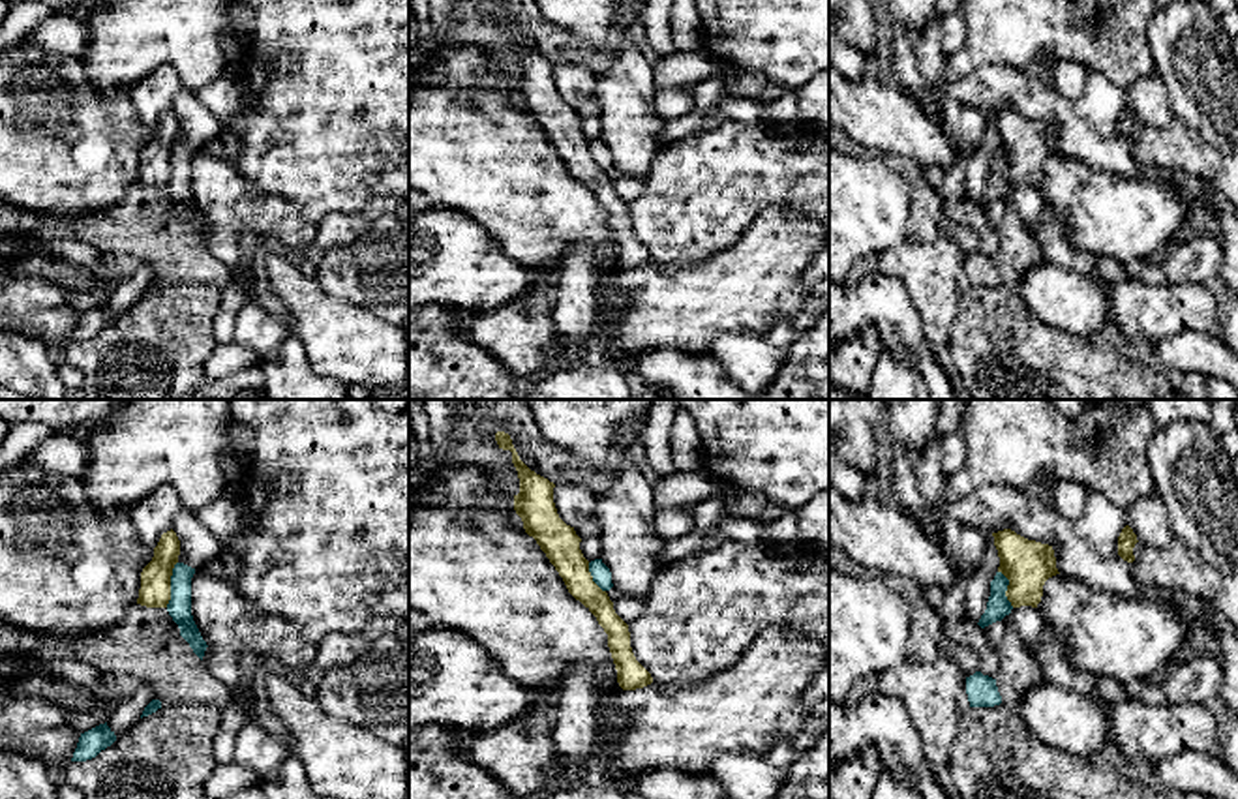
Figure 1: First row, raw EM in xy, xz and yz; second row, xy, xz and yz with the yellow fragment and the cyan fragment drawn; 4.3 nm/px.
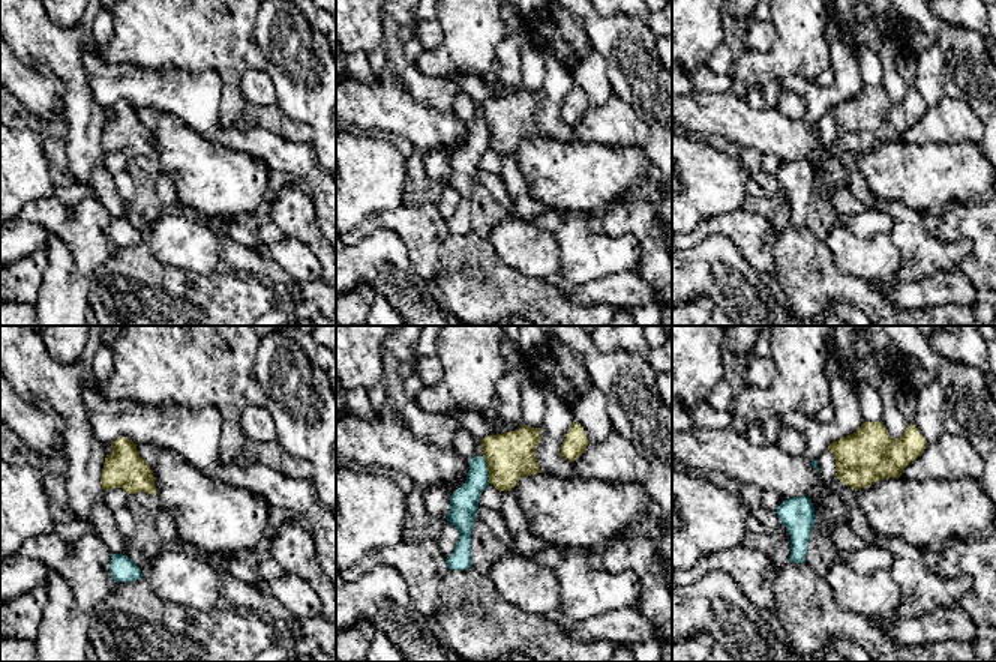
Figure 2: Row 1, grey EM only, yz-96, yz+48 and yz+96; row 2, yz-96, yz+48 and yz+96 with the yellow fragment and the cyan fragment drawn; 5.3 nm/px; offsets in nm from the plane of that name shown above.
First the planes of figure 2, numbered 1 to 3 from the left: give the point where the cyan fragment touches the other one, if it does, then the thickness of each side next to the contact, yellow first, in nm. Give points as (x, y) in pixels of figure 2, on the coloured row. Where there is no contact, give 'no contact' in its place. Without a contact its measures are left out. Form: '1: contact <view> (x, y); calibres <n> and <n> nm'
1: no contact
2: contact yz+48 (488, 469); calibres 260 and 160 nm
3: no contact

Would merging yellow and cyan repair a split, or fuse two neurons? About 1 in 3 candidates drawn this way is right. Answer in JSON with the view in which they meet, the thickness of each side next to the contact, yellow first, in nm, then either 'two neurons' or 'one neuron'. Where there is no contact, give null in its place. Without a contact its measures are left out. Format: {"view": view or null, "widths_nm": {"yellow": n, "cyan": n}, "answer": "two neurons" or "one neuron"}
{"view": "xy", "widths_nm": {"yellow": 130, "cyan": 100}, "answer": "two neurons"}

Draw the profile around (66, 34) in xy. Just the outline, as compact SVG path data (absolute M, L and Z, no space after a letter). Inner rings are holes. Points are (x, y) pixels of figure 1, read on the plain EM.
M83 9L54 13L15 45L34 45L66 58L81 58L88 43L88 21Z

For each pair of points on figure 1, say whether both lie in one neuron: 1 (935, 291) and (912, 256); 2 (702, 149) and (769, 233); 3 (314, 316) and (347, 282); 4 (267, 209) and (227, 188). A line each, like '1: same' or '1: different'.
1: same
2: different
3: different
4: same

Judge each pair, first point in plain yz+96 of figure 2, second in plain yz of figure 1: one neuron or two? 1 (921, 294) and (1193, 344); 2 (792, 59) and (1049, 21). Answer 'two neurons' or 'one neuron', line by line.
1: one neuron
2: one neuron

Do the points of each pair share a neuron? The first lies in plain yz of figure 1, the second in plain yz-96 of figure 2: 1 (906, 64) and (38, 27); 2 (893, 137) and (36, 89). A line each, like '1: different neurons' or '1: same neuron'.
1: same neuron
2: same neuron

